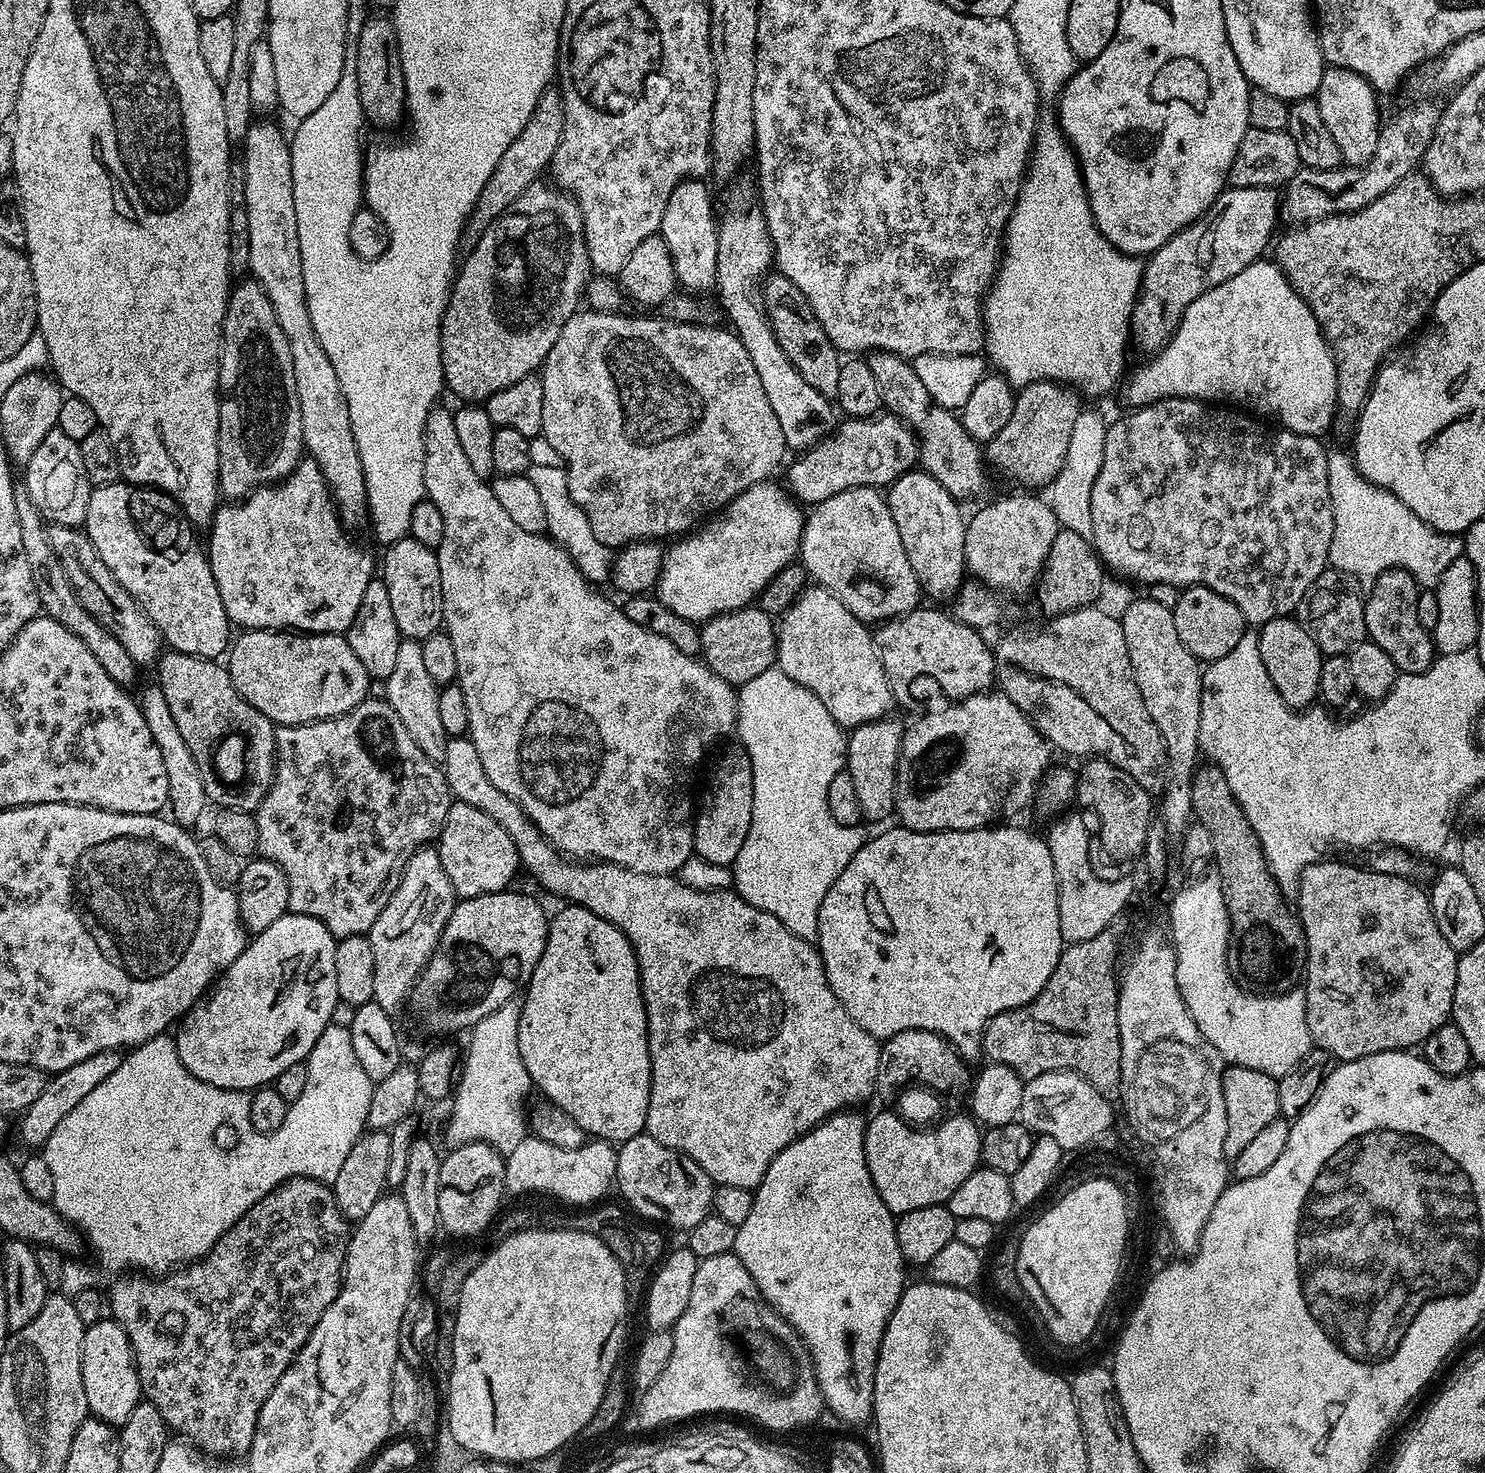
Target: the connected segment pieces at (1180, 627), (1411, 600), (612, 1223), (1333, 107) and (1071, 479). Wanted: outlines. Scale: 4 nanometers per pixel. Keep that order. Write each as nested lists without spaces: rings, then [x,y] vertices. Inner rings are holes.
[[[1193,584],[1177,596],[1180,597],[1176,604],[1171,605],[1174,626],[1178,630],[1178,638],[1182,638],[1182,646],[1190,650],[1197,661],[1211,662],[1223,658],[1242,639],[1246,621],[1242,610],[1238,610],[1238,606],[1230,602],[1230,598],[1222,598],[1222,594],[1201,584]]]
[[[1392,568],[1376,577],[1371,588],[1364,603],[1367,637],[1376,645],[1381,646],[1386,654],[1390,654],[1399,673],[1424,673],[1425,670],[1432,667],[1436,651],[1429,631],[1418,622],[1419,584],[1408,571]]]
[[[607,1204],[593,1207],[591,1210],[577,1211],[580,1212],[577,1216],[572,1216],[569,1220],[566,1220],[567,1227],[576,1232],[589,1232],[597,1236],[610,1250],[610,1254],[614,1254],[614,1258],[618,1258],[618,1262],[622,1266],[628,1287],[629,1301],[643,1301],[648,1282],[652,1279],[652,1273],[656,1271],[665,1255],[664,1240],[655,1232],[655,1230],[657,1231],[655,1227],[645,1226],[643,1223],[637,1222],[623,1207],[620,1207],[620,1209],[615,1208],[612,1204]],[[604,1206],[605,1208],[600,1208]],[[635,1222],[641,1225],[635,1224]],[[643,1226],[648,1228],[643,1228]]]
[[[1327,67],[1324,71],[1319,90],[1314,97],[1318,110],[1322,113],[1322,122],[1326,122],[1326,130],[1330,130],[1330,138],[1334,138],[1339,159],[1349,168],[1361,168],[1374,158],[1374,150],[1378,150],[1378,134],[1382,127],[1378,94],[1368,80],[1345,68]]]
[[[1084,410],[1078,418],[1074,418],[1074,431],[1070,434],[1070,450],[1066,450],[1066,462],[1062,462],[1062,470],[1058,470],[1058,474],[1052,479],[1046,496],[1061,529],[1074,531],[1075,534],[1087,538],[1092,535],[1090,490],[1094,490],[1094,478],[1098,478],[1098,470],[1102,470],[1102,454],[1106,450],[1107,433],[1106,420],[1096,412]]]

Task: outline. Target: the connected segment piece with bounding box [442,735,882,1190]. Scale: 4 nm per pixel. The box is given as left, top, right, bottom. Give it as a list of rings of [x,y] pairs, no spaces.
[[[467,735],[451,737],[446,746],[446,754],[442,761],[442,771],[448,788],[452,791],[453,801],[461,800],[466,806],[478,806],[506,834],[510,834],[510,842],[514,842],[514,850],[518,850],[520,867],[526,873],[529,872],[546,891],[552,896],[561,896],[564,902],[580,904],[586,910],[598,914],[598,918],[606,918],[632,943],[632,949],[638,962],[638,974],[642,986],[642,998],[646,1006],[646,1022],[648,1023],[648,1049],[650,1050],[650,1070],[652,1081],[650,1082],[650,1106],[644,1123],[647,1135],[652,1136],[662,1146],[674,1149],[689,1156],[704,1173],[711,1178],[713,1185],[742,1186],[743,1188],[756,1189],[762,1182],[770,1162],[790,1142],[794,1142],[799,1136],[806,1135],[811,1128],[816,1128],[829,1116],[835,1116],[837,1112],[855,1109],[856,1104],[868,1100],[877,1091],[876,1079],[878,1078],[878,1062],[880,1061],[881,1041],[871,1036],[838,1002],[834,990],[830,990],[830,982],[826,982],[826,970],[822,966],[822,958],[813,941],[798,938],[798,934],[790,934],[774,914],[766,914],[766,910],[758,910],[750,906],[735,890],[723,892],[703,892],[694,890],[683,884],[675,875],[663,876],[662,874],[638,874],[638,870],[626,870],[626,866],[617,864],[605,864],[603,862],[581,862],[575,858],[569,858],[562,852],[557,852],[556,847],[542,835],[538,826],[510,798],[510,794],[502,794],[490,778],[486,778],[486,770],[482,770],[482,757],[478,750],[474,750],[474,742]]]

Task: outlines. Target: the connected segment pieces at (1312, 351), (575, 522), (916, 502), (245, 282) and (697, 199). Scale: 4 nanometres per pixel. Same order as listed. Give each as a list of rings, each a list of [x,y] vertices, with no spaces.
[[[1268,258],[1255,260],[1242,270],[1242,274],[1234,274],[1230,282],[1222,282],[1222,286],[1214,286],[1214,290],[1206,290],[1202,298],[1194,298],[1194,302],[1186,306],[1176,333],[1149,360],[1152,361],[1134,376],[1127,377],[1128,385],[1127,380],[1123,385],[1124,400],[1129,409],[1145,408],[1147,404],[1166,398],[1223,402],[1271,418],[1289,432],[1315,437],[1331,426],[1338,410],[1332,351],[1307,302],[1292,289],[1279,264]]]
[[[532,465],[526,475],[530,478],[530,482],[537,487],[538,494],[541,495],[542,506],[545,507],[546,513],[546,530],[549,536],[571,554],[579,572],[587,580],[593,584],[599,584],[602,580],[607,581],[611,577],[613,549],[608,548],[594,537],[585,512],[570,496],[567,469]]]
[[[918,468],[889,485],[886,499],[921,591],[936,600],[953,599],[966,578],[967,521],[962,516],[959,501],[932,475]]]
[[[244,278],[240,284],[231,289],[228,309],[224,315],[224,329],[220,332],[220,383],[226,386],[227,398],[220,402],[220,425],[218,426],[218,478],[220,479],[220,495],[225,501],[235,502],[243,500],[258,488],[270,484],[278,484],[281,480],[299,466],[302,457],[305,455],[304,435],[302,434],[302,406],[298,406],[298,386],[294,384],[294,357],[290,354],[290,342],[286,334],[282,334],[282,326],[278,326],[278,318],[274,318],[274,306],[270,306],[270,298],[266,296],[266,290],[257,280]]]
[[[703,179],[683,180],[674,186],[666,210],[662,210],[659,235],[670,246],[674,258],[677,285],[685,293],[712,292],[716,286],[716,259],[718,258],[718,208],[712,205],[712,192]]]

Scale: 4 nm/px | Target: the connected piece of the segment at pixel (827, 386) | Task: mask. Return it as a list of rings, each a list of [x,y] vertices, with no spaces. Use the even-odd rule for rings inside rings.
[[[776,270],[765,276],[760,298],[764,302],[764,313],[774,330],[778,346],[782,346],[786,358],[794,362],[794,370],[798,370],[798,374],[806,378],[806,383],[818,390],[818,394],[834,398],[838,394],[838,374],[842,356],[830,342],[826,330],[822,330],[822,322],[818,322],[814,310],[810,310],[806,294],[802,294],[802,290],[798,290],[798,286],[790,282],[790,278]]]

